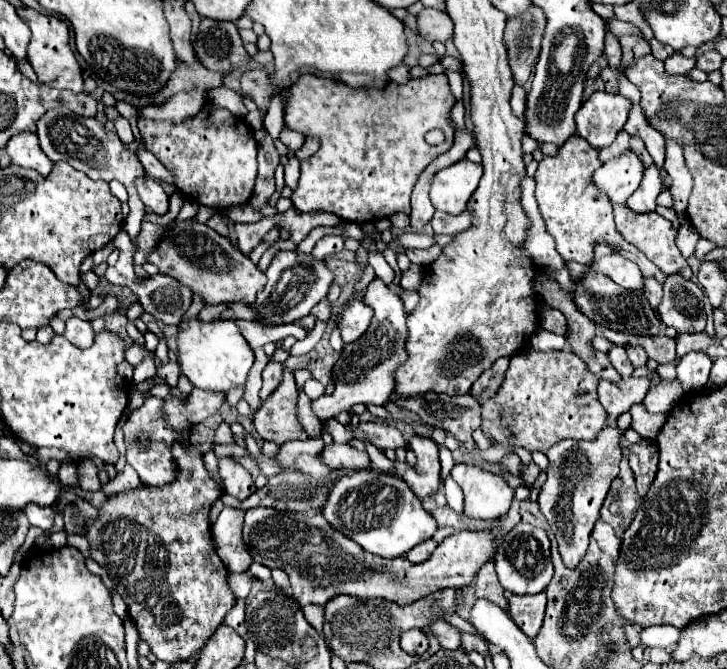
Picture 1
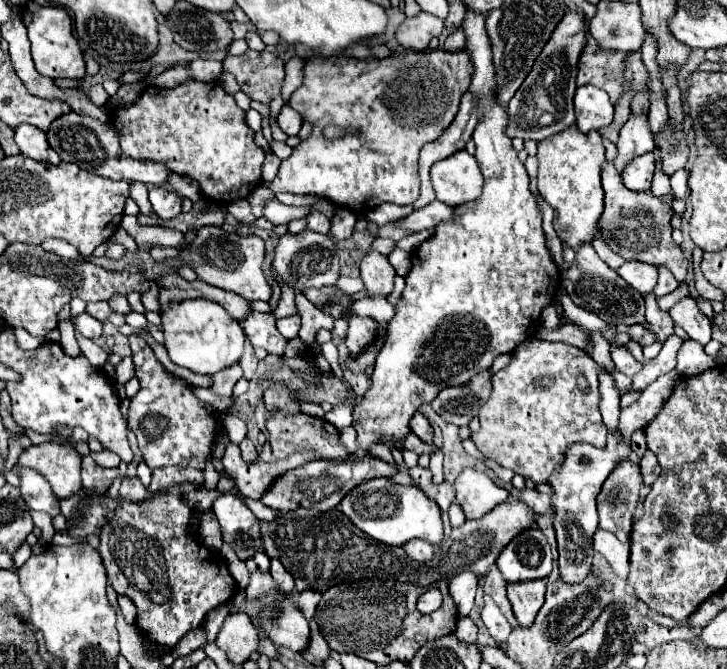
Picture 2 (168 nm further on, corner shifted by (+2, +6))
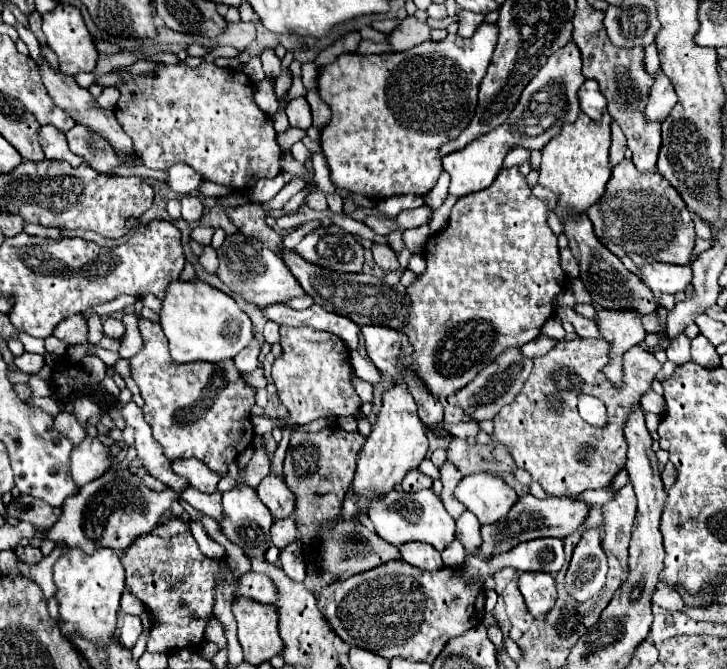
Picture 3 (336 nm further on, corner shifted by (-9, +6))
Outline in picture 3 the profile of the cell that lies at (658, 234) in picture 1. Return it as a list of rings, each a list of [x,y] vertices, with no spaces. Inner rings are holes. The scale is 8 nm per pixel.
[[[622,160],[612,168],[608,190],[598,206],[588,210],[598,240],[618,258],[628,256],[636,266],[648,262],[690,264],[694,250],[694,224],[680,194],[658,174],[640,174],[632,160]]]

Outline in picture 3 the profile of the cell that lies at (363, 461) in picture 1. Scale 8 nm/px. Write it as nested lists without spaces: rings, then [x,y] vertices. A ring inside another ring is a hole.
[[[268,474],[256,488],[256,494],[268,506],[268,510],[274,514],[274,518],[288,516],[296,506],[294,492],[288,488],[284,478],[280,478],[276,474]]]

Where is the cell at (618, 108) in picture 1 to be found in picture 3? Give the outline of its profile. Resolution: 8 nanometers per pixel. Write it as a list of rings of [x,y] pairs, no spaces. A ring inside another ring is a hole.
[[[586,80],[578,90],[578,98],[580,98],[580,110],[592,120],[600,120],[608,108],[608,100],[600,92],[596,80]]]

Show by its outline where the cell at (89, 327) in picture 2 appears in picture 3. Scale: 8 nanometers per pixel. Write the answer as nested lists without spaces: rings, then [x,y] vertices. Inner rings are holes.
[[[108,318],[102,326],[104,326],[104,336],[108,336],[108,338],[118,338],[120,340],[122,334],[124,334],[124,324],[116,318]]]

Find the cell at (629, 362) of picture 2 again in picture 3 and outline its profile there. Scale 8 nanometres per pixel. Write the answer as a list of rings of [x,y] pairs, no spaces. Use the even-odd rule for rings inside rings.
[[[604,338],[560,340],[548,354],[536,356],[532,362],[532,374],[520,394],[494,416],[492,438],[496,438],[510,452],[516,466],[530,472],[532,480],[540,482],[550,496],[572,496],[590,488],[608,486],[616,472],[624,468],[624,418],[630,406],[638,404],[640,396],[650,388],[662,364],[642,346],[634,346],[634,350],[624,354],[624,384],[616,390],[602,374],[608,362],[608,342]],[[580,394],[592,394],[604,402],[608,412],[606,426],[592,426],[578,416],[576,402]]]

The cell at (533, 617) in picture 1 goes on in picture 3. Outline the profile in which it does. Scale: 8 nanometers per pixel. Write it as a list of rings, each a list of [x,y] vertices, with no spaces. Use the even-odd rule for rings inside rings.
[[[520,574],[520,592],[534,618],[546,616],[556,602],[556,582],[550,574]]]

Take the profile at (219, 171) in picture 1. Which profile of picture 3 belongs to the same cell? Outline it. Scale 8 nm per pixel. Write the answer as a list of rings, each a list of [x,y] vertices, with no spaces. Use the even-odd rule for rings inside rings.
[[[176,64],[176,66],[160,66],[152,76],[128,76],[124,72],[120,72],[120,76],[124,78],[124,84],[118,88],[120,90],[120,100],[116,104],[116,118],[120,122],[120,126],[124,128],[124,132],[132,138],[132,144],[134,144],[134,152],[136,156],[142,160],[144,166],[148,168],[168,168],[170,164],[174,162],[184,162],[188,164],[190,168],[194,168],[204,180],[210,180],[214,184],[222,184],[222,186],[228,186],[236,192],[248,192],[250,188],[254,188],[254,184],[260,180],[260,178],[274,178],[280,174],[280,146],[276,144],[276,132],[274,132],[274,126],[272,126],[272,118],[268,114],[264,114],[256,102],[252,100],[252,94],[254,94],[254,82],[240,70],[228,70],[228,68],[218,68],[216,64],[200,64],[196,68],[190,68],[186,64]]]

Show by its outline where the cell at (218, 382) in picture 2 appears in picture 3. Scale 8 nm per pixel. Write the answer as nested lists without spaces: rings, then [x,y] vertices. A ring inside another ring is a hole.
[[[252,340],[240,354],[236,354],[234,358],[234,366],[240,374],[248,374],[252,370],[256,370],[258,366],[258,354],[260,354],[260,344],[256,340]]]

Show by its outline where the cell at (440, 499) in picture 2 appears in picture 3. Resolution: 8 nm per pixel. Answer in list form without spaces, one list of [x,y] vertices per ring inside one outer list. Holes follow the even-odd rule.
[[[454,438],[452,444],[446,450],[446,456],[454,466],[464,474],[476,474],[476,472],[514,472],[516,464],[512,462],[512,456],[498,446],[496,440],[488,446],[480,444],[468,444],[466,440]]]

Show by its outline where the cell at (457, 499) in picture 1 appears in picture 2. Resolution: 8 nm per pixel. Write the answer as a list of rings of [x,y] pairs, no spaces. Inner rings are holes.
[[[453,502],[449,508],[449,520],[451,520],[451,528],[463,526],[463,522],[465,522],[465,514],[457,502]]]

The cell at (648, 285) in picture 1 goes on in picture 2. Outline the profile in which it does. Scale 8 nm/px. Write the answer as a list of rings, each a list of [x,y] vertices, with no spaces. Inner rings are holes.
[[[649,294],[649,296],[645,298],[645,302],[647,302],[647,310],[645,310],[647,330],[651,330],[653,336],[655,336],[655,340],[663,344],[663,342],[673,334],[675,324],[673,324],[673,320],[671,320],[671,316],[669,316],[667,312],[659,310],[659,306],[657,306],[657,296],[655,296],[655,294]]]

